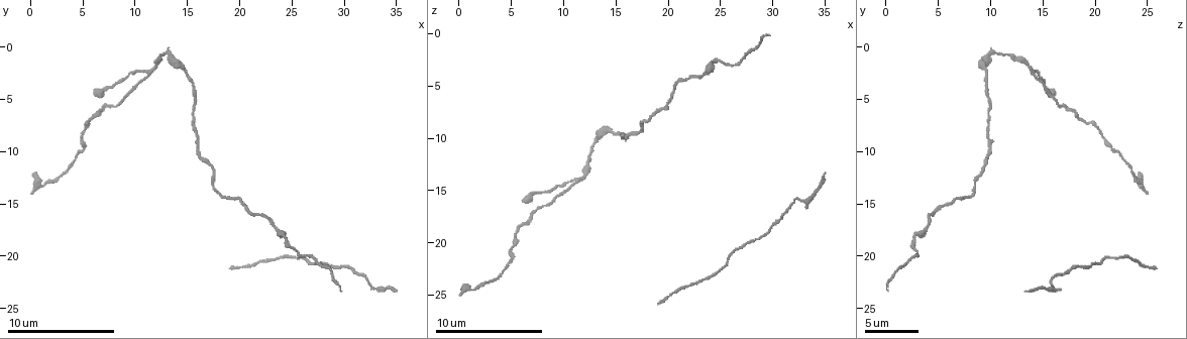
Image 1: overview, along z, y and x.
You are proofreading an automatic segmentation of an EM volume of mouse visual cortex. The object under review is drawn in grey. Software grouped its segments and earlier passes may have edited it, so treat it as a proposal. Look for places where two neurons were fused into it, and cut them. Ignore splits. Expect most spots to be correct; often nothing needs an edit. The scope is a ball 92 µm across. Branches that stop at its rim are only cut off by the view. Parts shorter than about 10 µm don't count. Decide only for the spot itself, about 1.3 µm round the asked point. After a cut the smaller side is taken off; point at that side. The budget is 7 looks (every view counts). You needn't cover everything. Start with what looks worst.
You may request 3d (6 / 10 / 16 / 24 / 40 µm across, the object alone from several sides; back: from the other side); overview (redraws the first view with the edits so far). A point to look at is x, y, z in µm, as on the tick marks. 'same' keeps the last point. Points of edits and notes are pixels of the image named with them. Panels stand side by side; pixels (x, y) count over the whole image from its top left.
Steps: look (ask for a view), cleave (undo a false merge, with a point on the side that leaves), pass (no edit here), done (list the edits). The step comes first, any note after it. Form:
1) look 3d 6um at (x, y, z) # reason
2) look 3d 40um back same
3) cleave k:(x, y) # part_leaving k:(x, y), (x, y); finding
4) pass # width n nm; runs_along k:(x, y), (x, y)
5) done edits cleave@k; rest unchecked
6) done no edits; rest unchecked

look 3d 6um at (11.4, 2.4, 14.0)

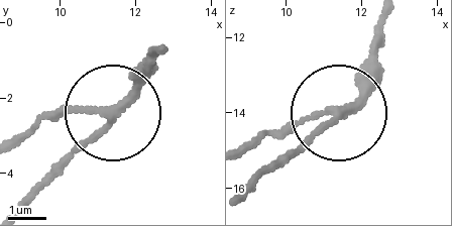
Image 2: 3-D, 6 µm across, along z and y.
pass # arms 3; runs_along 2:(162, 46), (136, 95), (52, 178); all the same neuron

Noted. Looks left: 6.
look 3d 10um at (24.6, 18.6, 2.8) # sudden change in width

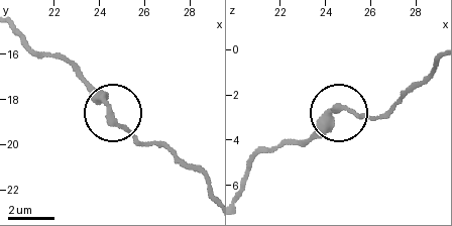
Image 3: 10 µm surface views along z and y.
look 3d 6um at (24.5, 18.7, 2.6)

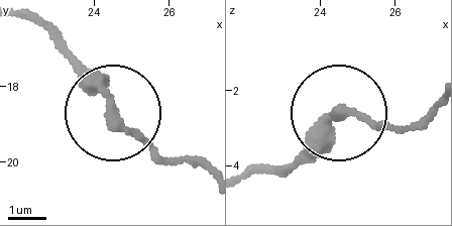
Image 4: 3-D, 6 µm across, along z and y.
pass # runs_along 4:(28, 17), (115, 114), (190, 161); one neuron here

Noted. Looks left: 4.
look 3d 10um at (13.0, 0.4, 10.0) # thick turns thin

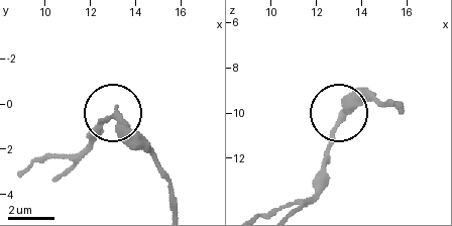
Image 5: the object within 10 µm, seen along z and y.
pass # width 350 nm; all the same neuron

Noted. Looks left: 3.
look 3d 10um at (20.4, 15.0, 5.8)

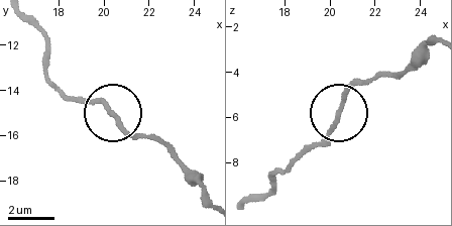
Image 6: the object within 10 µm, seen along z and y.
pass # side_arm 47 um; all the same neuron

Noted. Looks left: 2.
done no edits; rest unchecked

